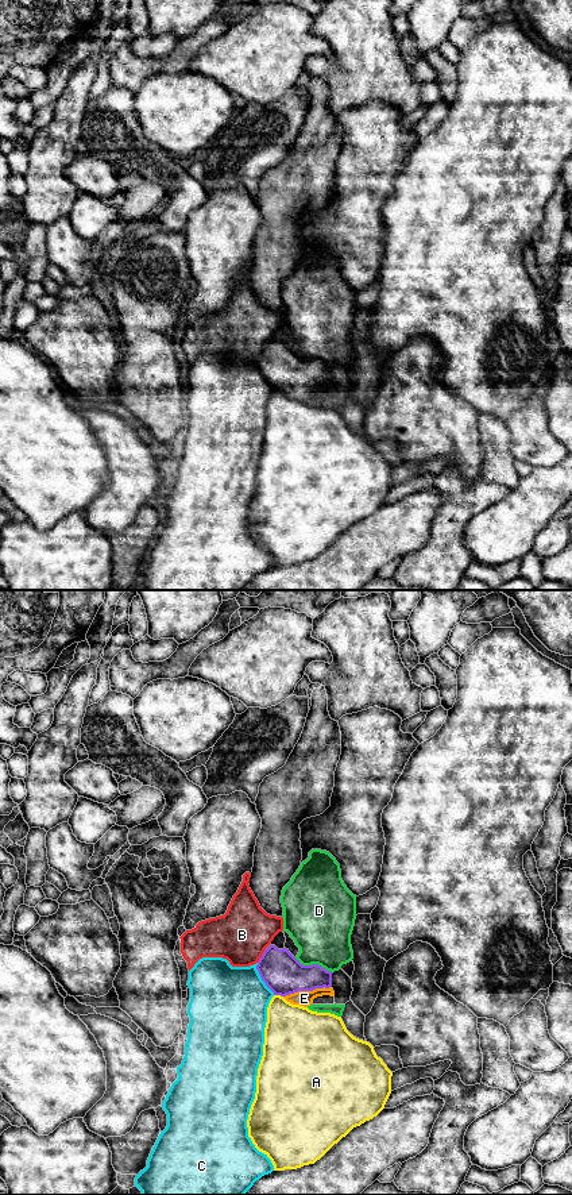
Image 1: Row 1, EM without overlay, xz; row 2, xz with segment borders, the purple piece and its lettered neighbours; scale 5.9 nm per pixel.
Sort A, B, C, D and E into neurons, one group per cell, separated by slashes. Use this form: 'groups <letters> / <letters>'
groups A / B / C / D / E

